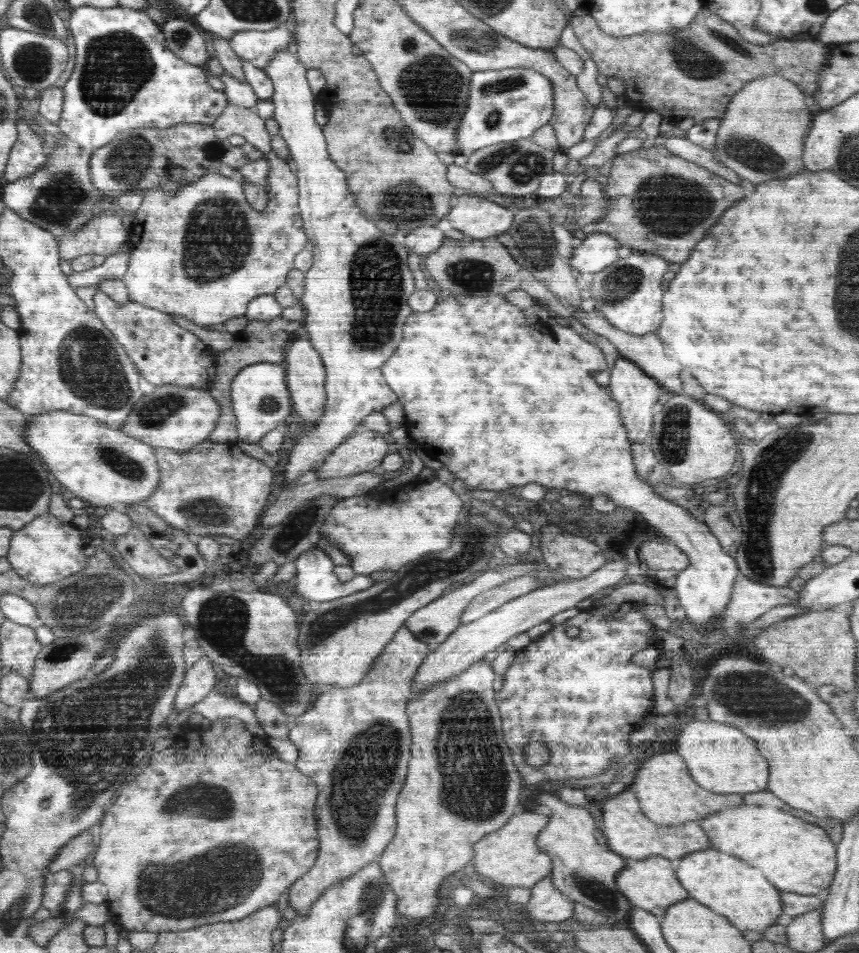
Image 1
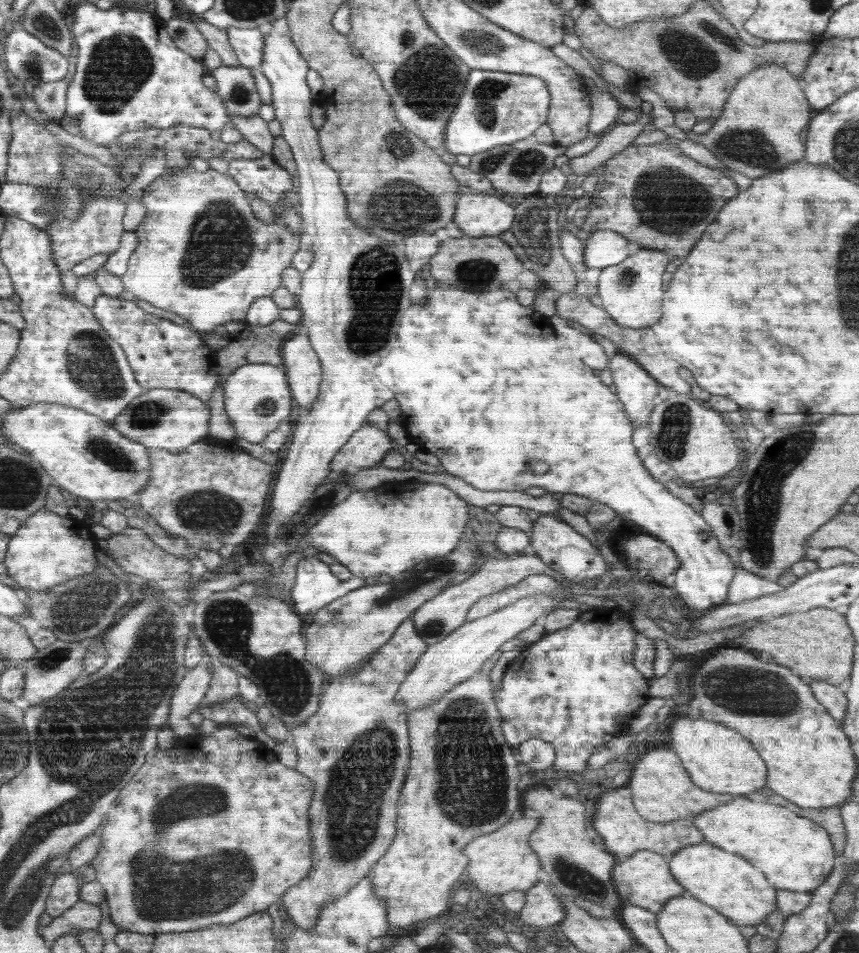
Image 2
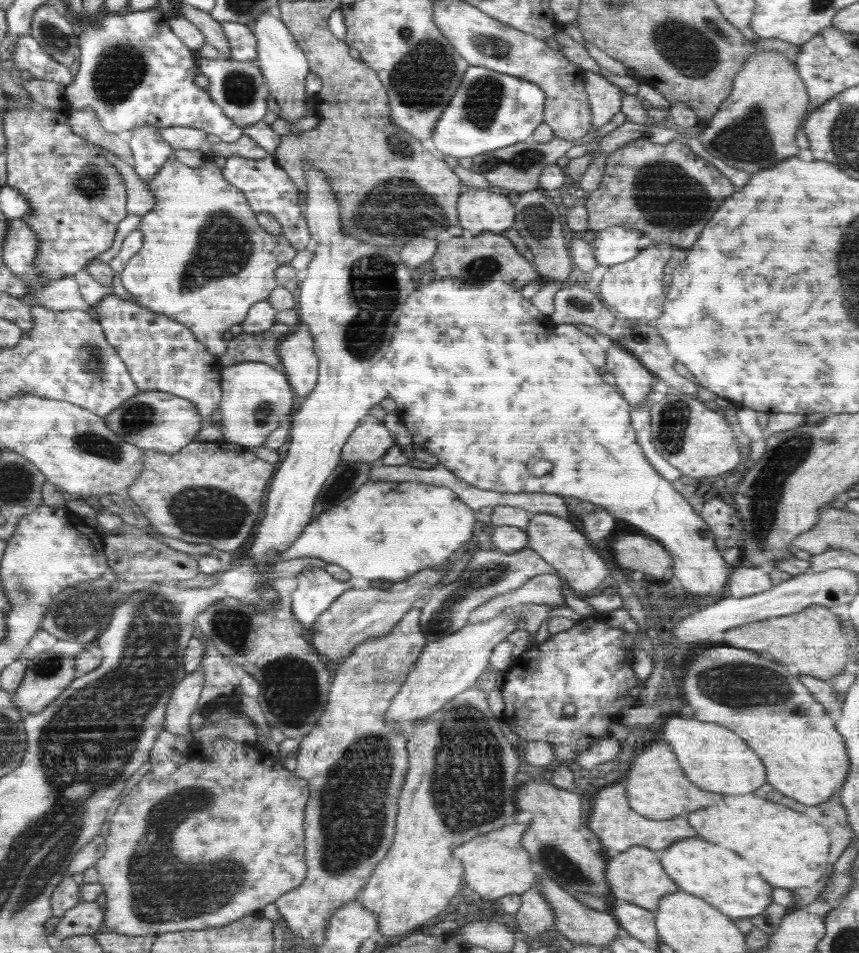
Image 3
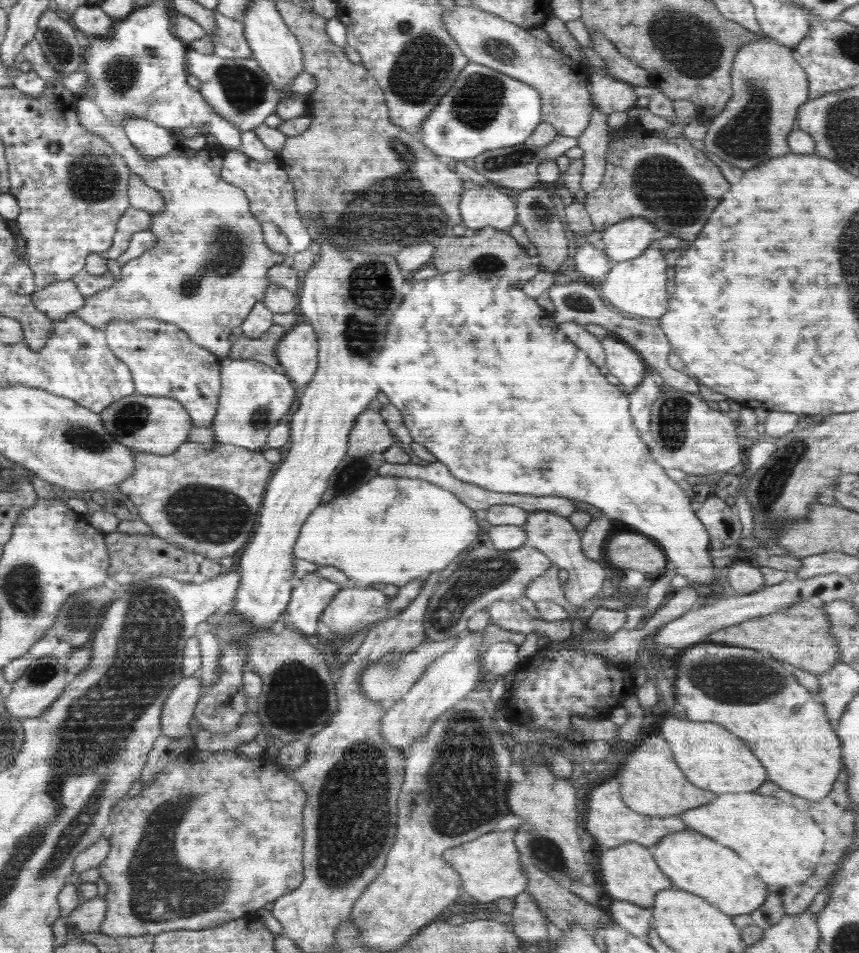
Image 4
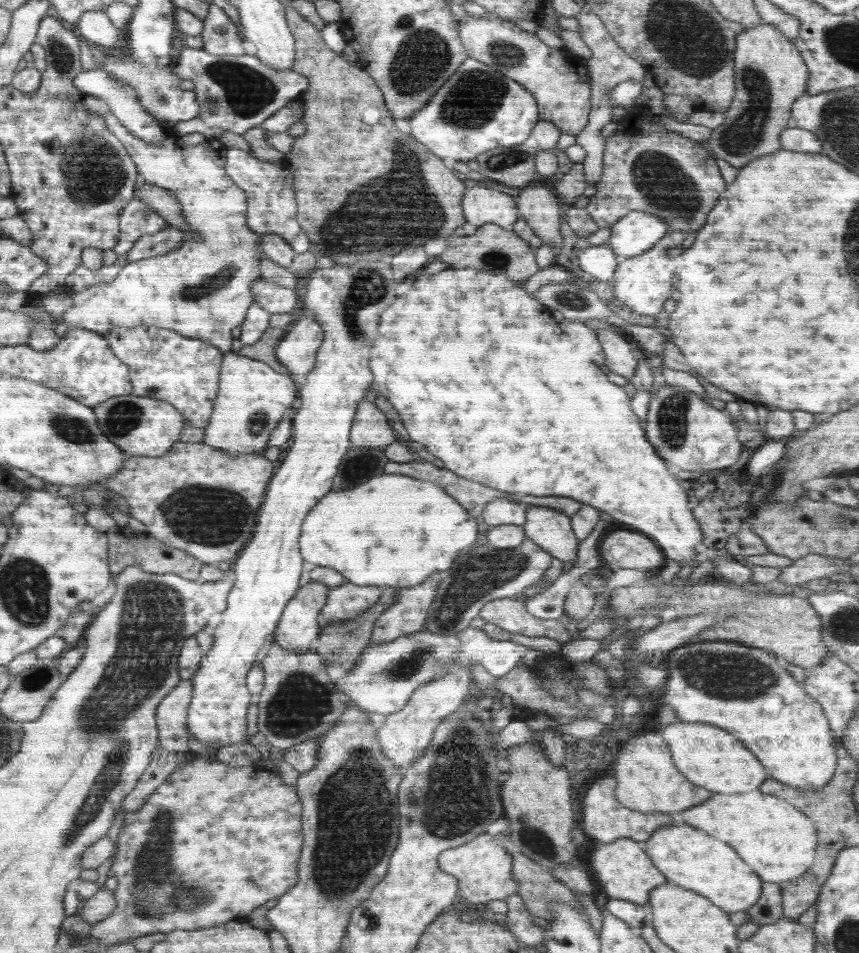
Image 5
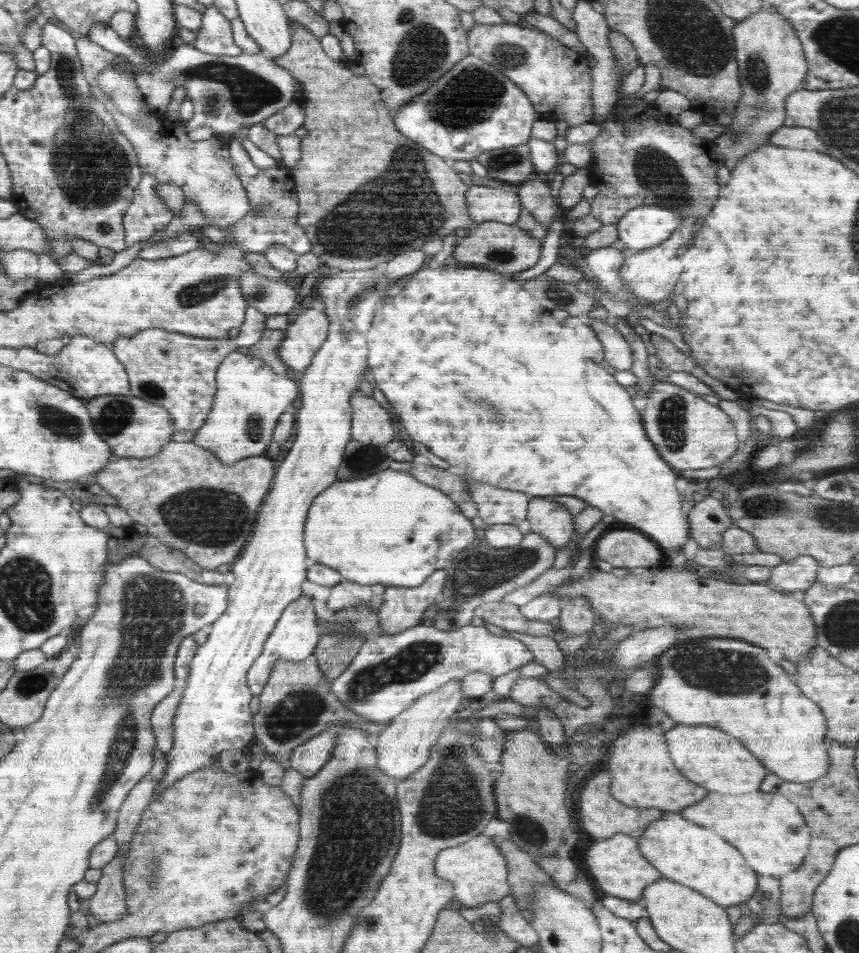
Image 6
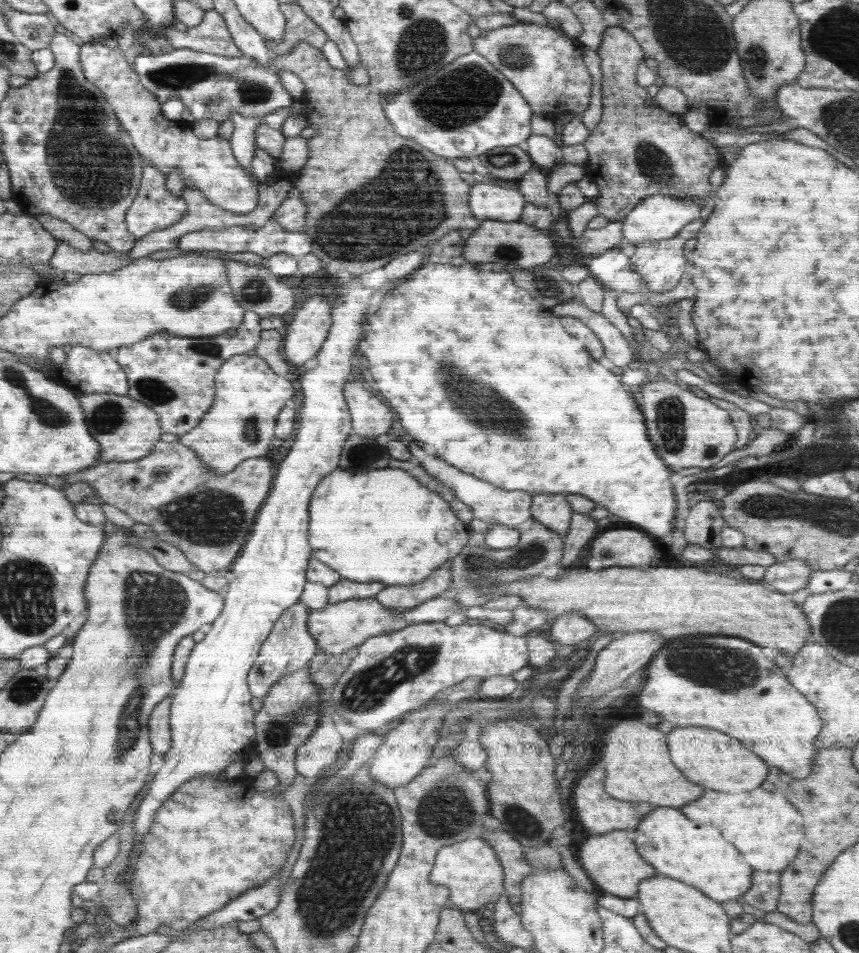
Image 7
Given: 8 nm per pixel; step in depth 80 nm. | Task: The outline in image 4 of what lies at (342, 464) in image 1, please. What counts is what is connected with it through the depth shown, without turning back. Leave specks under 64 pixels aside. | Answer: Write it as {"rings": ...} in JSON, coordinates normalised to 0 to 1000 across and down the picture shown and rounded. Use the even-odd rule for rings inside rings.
{"rings":[[[428,428],[416,438],[414,445],[407,450],[403,478],[423,480],[446,475],[461,465],[462,461],[452,450],[442,432]]]}

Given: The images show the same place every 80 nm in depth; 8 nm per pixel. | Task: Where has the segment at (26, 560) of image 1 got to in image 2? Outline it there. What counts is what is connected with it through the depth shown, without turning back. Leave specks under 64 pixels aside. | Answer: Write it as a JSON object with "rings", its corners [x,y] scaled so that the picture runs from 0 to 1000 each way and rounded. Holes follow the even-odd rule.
{"rings":[[[57,534],[43,535],[31,545],[24,555],[12,563],[9,579],[3,588],[9,595],[8,604],[22,617],[49,622],[72,611],[113,598],[114,588],[109,583],[114,577],[112,562],[105,560],[95,547],[84,546],[80,540],[70,541]]]}

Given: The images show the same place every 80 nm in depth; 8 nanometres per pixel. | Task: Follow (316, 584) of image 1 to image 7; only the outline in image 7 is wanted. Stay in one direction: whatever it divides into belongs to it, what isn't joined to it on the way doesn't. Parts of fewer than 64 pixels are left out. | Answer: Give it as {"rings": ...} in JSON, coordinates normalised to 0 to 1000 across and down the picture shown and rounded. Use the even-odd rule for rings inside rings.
{"rings":[[[348,631],[331,646],[327,646],[326,651],[318,657],[312,672],[304,678],[303,688],[299,689],[298,697],[290,703],[290,724],[295,727],[295,730],[306,733],[318,722],[321,715],[354,701],[368,688],[370,685],[369,671],[360,664],[360,644],[361,638],[354,632]]]}

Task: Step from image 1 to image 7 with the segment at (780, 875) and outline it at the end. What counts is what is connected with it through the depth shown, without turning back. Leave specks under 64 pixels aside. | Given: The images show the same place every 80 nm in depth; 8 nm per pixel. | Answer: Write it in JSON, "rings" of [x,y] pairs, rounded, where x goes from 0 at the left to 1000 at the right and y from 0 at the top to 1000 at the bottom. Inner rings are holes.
{"rings":[[[887,827],[854,833],[845,831],[822,831],[810,842],[803,842],[792,848],[794,854],[813,865],[829,865],[841,871],[843,879],[850,879],[865,901],[877,914],[896,913],[908,917],[924,905],[932,889],[937,869],[934,855],[910,833],[892,831]]]}

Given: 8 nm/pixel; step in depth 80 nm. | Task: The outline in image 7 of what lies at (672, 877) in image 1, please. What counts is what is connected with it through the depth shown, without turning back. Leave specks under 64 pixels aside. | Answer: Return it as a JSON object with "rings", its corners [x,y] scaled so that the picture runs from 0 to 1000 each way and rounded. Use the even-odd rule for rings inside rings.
{"rings":[[[712,871],[705,875],[689,875],[678,886],[674,890],[676,909],[694,931],[721,941],[740,942],[745,924],[765,918],[761,910],[746,900],[738,878],[739,872]]]}

